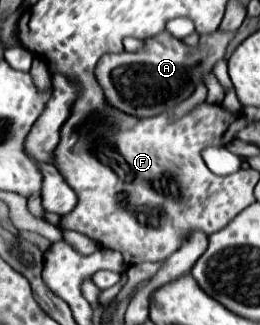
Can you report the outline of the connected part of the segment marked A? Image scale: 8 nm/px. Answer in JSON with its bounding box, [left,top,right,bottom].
[95,31,231,117]

